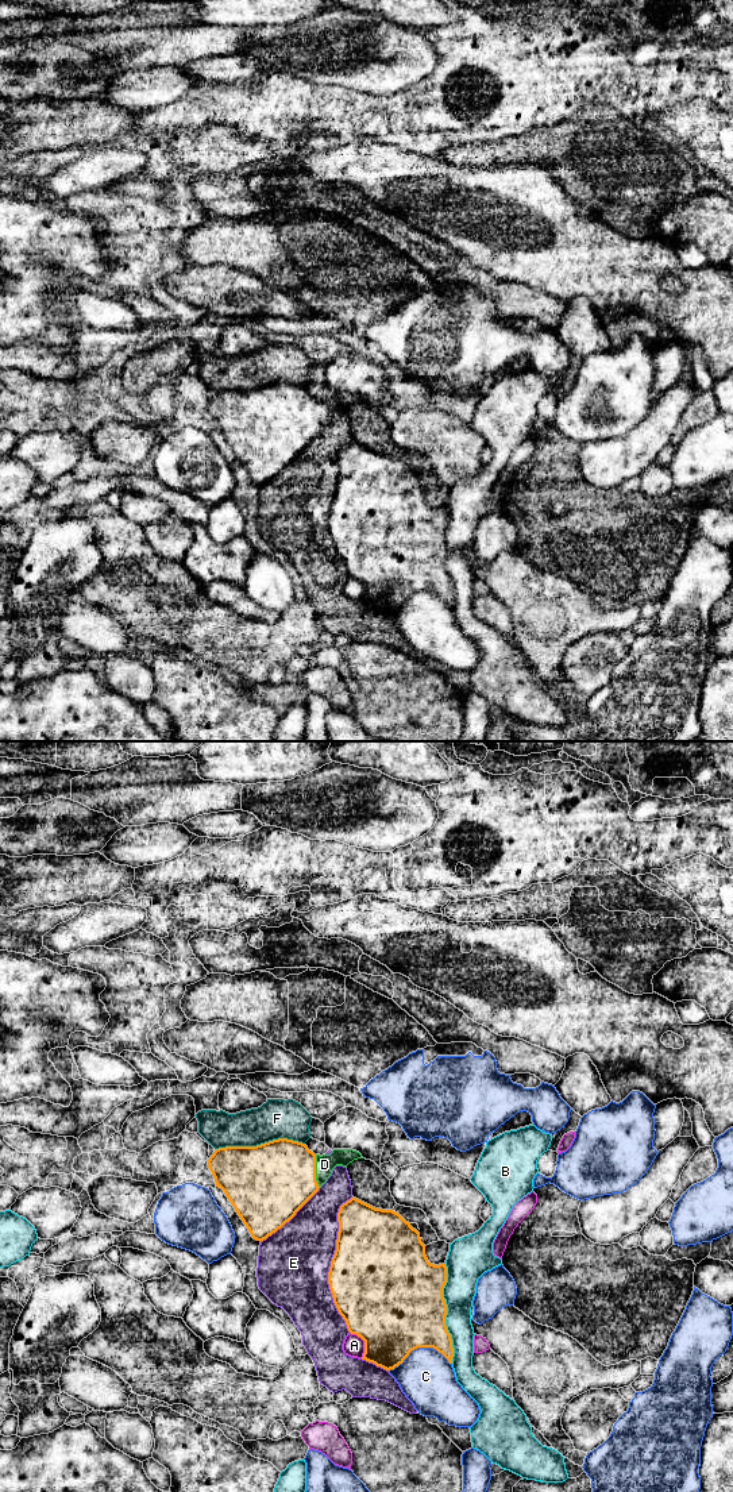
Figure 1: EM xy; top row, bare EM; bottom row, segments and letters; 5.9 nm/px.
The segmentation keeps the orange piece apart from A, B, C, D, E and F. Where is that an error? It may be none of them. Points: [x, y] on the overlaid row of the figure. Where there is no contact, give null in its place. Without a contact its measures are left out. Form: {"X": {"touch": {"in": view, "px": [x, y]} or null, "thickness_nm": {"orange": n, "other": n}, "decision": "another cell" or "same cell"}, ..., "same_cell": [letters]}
{"A": {"touch": {"in": "xy", "px": [365, 1342]}, "thickness_nm": {"orange": 500, "other": 120}, "decision": "another cell"}, "B": {"touch": {"in": "xy", "px": [446, 1314]}, "thickness_nm": {"orange": 480, "other": 190}, "decision": "another cell"}, "C": {"touch": {"in": "xy", "px": [419, 1346]}, "thickness_nm": {"orange": 500, "other": 320}, "decision": "another cell"}, "D": {"touch": {"in": "xy", "px": [315, 1171]}, "thickness_nm": {"orange": 460, "other": 110}, "decision": "same cell"}, "E": {"touch": {"in": "xy", "px": [331, 1263]}, "thickness_nm": {"orange": 500, "other": 420}, "decision": "another cell"}, "F": {"touch": {"in": "xy", "px": [261, 1144]}, "thickness_nm": {"orange": 480, "other": 240}, "decision": "another cell"}, "same_cell": ["D"]}

